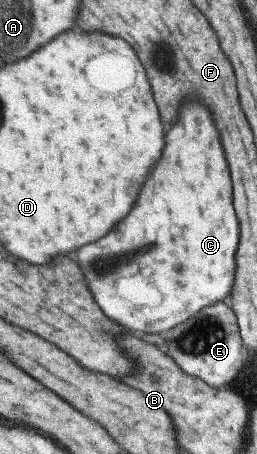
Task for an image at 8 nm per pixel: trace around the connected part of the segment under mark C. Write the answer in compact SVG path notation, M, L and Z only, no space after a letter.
M187 99L187 103L183 103L183 119L179 119L167 133L167 155L163 155L163 163L155 167L143 185L135 215L129 215L127 223L115 227L107 239L99 239L99 243L91 243L91 247L81 247L77 251L77 261L95 301L111 321L133 334L161 335L201 313L207 306L229 301L237 277L241 233L241 224L233 207L231 169L225 159L213 113L197 99Z

